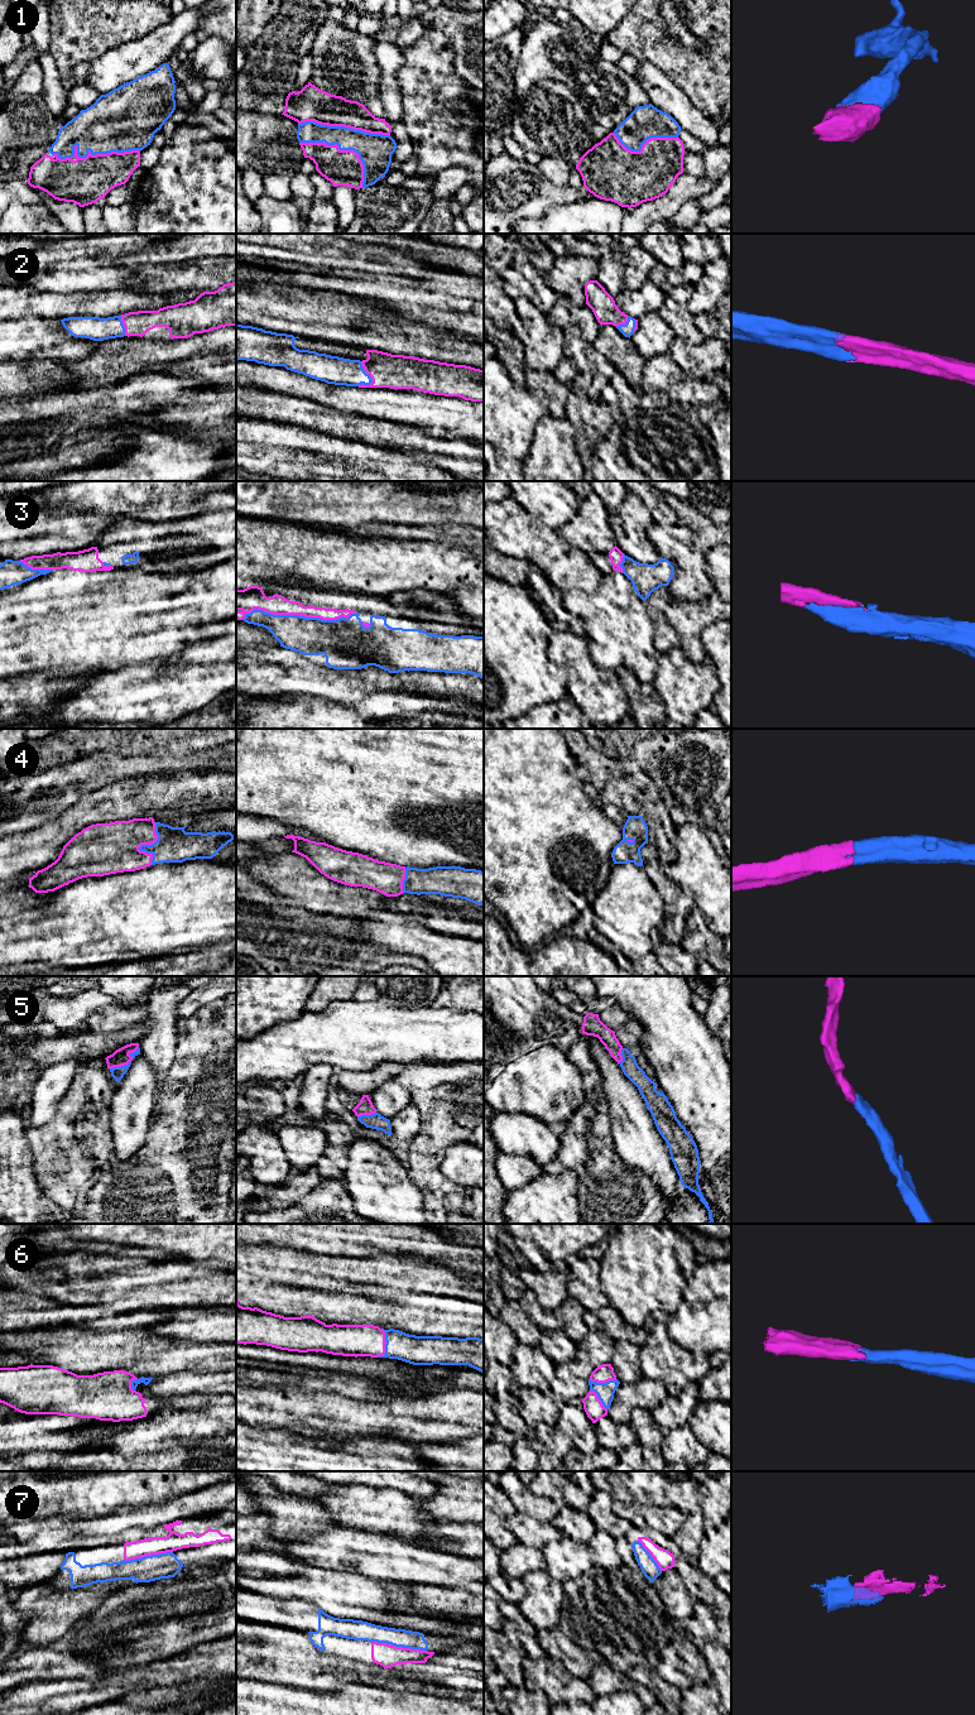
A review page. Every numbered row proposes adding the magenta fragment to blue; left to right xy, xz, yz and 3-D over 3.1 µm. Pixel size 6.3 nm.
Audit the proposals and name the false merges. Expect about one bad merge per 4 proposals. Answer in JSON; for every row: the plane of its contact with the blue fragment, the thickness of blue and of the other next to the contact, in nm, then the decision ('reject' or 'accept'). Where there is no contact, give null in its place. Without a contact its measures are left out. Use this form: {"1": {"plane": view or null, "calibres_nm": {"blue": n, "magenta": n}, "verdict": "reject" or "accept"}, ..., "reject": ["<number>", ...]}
{"1": {"plane": "xy", "calibres_nm": {"blue": 380, "magenta": 300}, "verdict": "accept"}, "2": {"plane": "xz", "calibres_nm": {"blue": 180, "magenta": 220}, "verdict": "accept"}, "3": {"plane": "xz", "calibres_nm": {"blue": 240, "magenta": 130}, "verdict": "accept"}, "4": {"plane": "xy", "calibres_nm": {"blue": 220, "magenta": 320}, "verdict": "accept"}, "5": {"plane": "xy", "calibres_nm": {"blue": 80, "magenta": 110}, "verdict": "accept"}, "6": {"plane": "xz", "calibres_nm": {"blue": 190, "magenta": 200}, "verdict": "accept"}, "7": {"plane": "xz", "calibres_nm": {"blue": 120, "magenta": 150}, "verdict": "accept"}, "reject": []}

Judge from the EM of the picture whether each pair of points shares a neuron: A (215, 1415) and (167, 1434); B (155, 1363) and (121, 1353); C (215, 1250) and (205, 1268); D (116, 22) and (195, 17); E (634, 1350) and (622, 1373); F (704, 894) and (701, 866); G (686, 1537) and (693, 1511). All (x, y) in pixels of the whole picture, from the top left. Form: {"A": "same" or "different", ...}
{"A": "same", "B": "same", "C": "different", "D": "different", "E": "same", "F": "same", "G": "same"}

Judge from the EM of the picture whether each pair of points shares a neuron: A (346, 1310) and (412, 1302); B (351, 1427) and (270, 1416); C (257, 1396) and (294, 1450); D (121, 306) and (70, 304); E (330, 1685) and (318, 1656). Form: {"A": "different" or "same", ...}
{"A": "same", "B": "same", "C": "different", "D": "same", "E": "same"}

